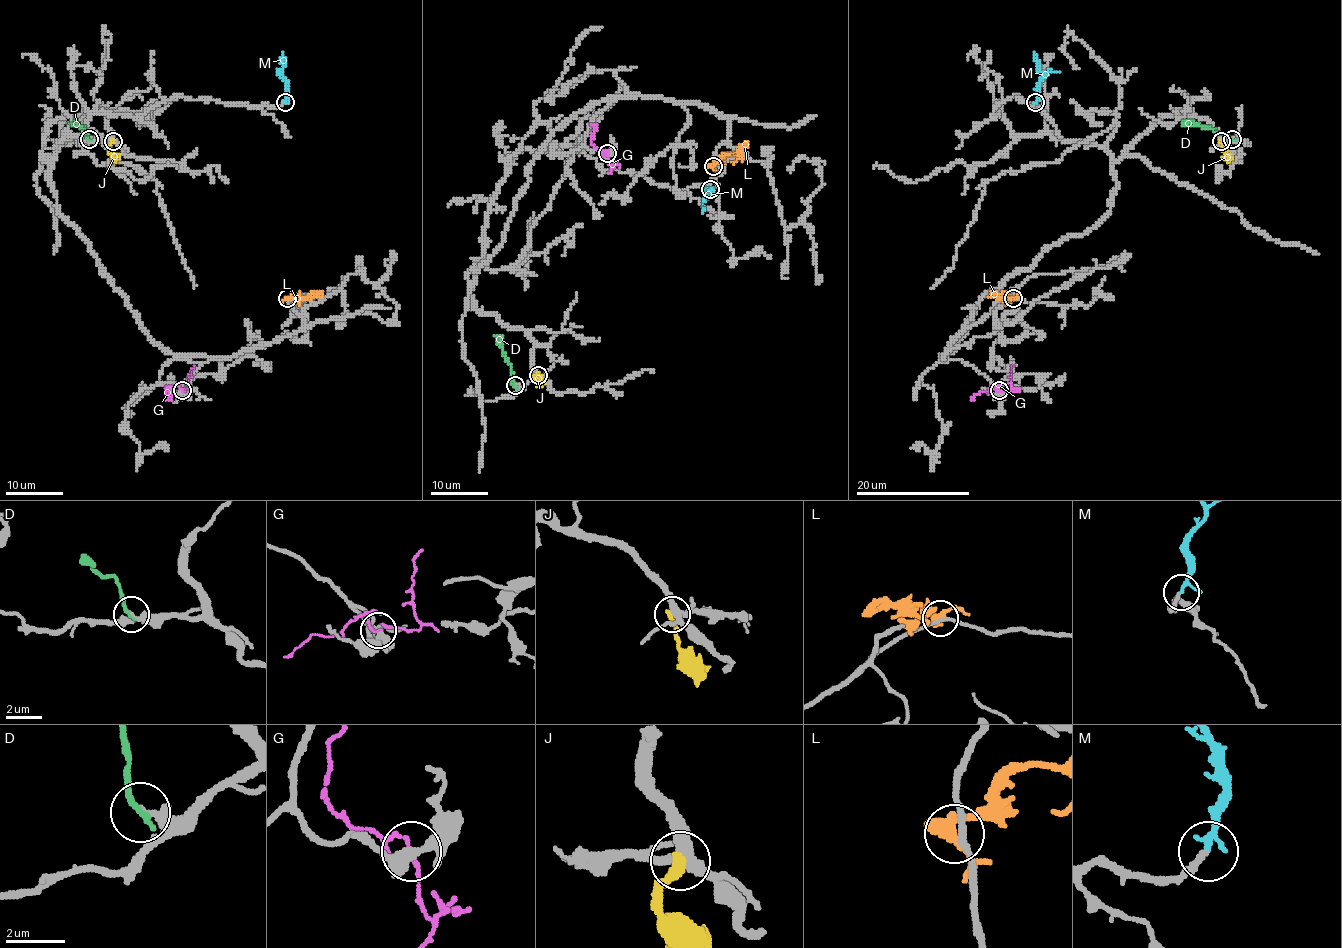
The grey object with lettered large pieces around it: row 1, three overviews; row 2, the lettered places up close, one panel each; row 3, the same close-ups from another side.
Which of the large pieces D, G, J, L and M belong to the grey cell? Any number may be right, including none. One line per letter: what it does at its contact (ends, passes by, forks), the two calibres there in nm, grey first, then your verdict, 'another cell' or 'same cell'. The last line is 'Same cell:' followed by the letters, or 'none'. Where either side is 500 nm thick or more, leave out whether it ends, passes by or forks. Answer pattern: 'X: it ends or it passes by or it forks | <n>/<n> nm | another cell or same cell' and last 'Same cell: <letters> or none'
D: it ends | 240/240 nm | another cell
G: it passes by | 320/110 nm | another cell
J: it ends | 360/340 nm | another cell
L: it passes by | 180/360 nm | another cell
M: it passes by | 200/150 nm | same cell
Same cell: M

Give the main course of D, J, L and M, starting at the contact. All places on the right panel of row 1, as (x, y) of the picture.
D: (1232, 139), (1198, 123), (1181, 122)
J: (1221, 140), (1229, 163)
L: (1013, 299), (990, 295)
M: (1035, 102), (1037, 83), (1043, 78), (1043, 72), (1033, 51)

